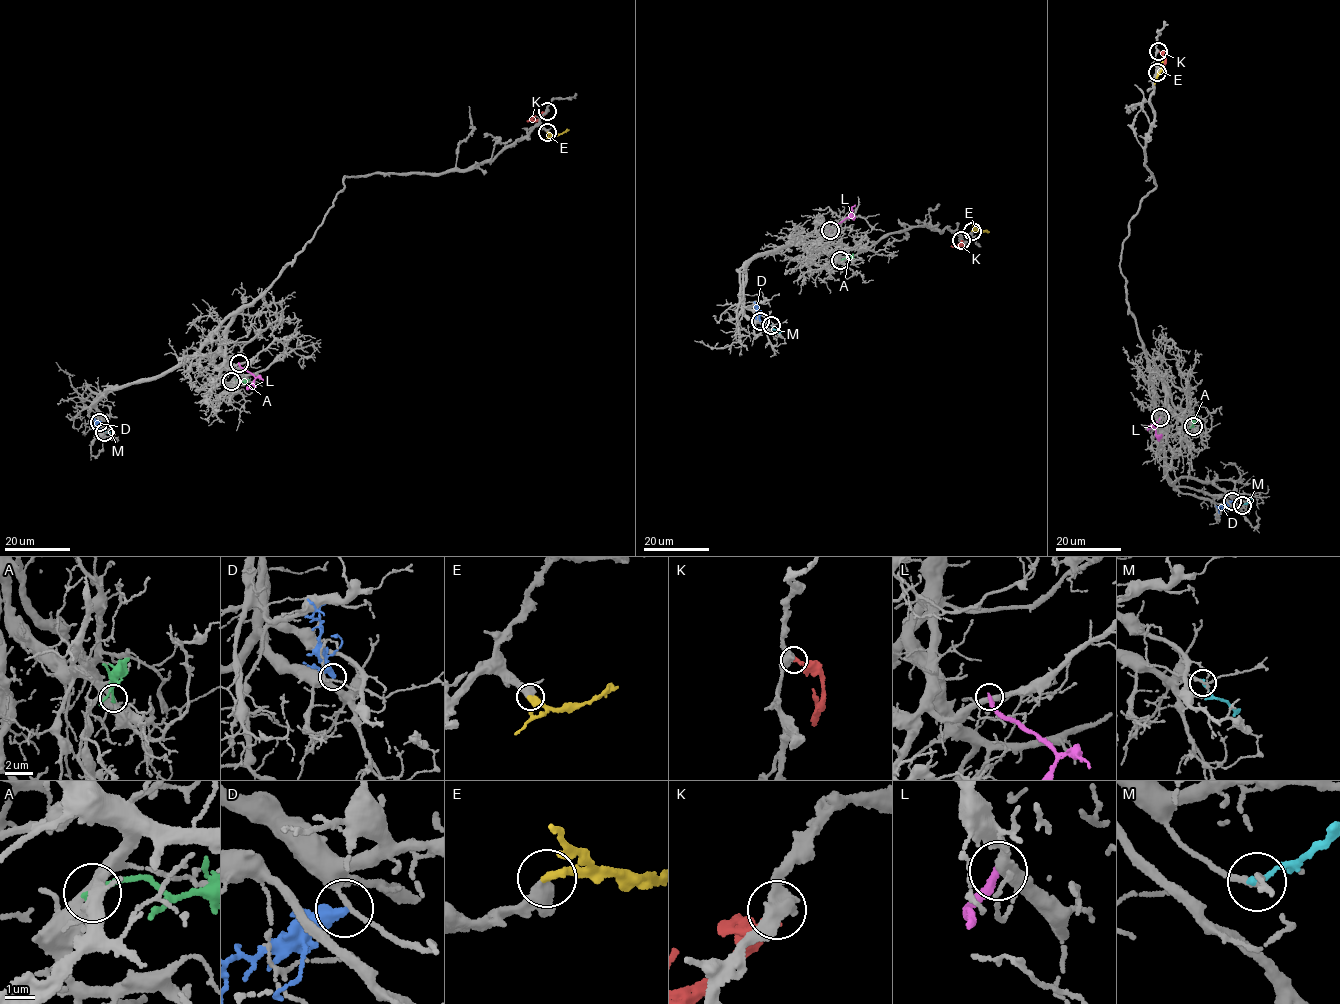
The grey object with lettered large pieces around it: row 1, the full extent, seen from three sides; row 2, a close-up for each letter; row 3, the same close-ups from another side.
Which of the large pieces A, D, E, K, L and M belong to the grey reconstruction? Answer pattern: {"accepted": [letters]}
{"accepted": ["E", "K"]}

